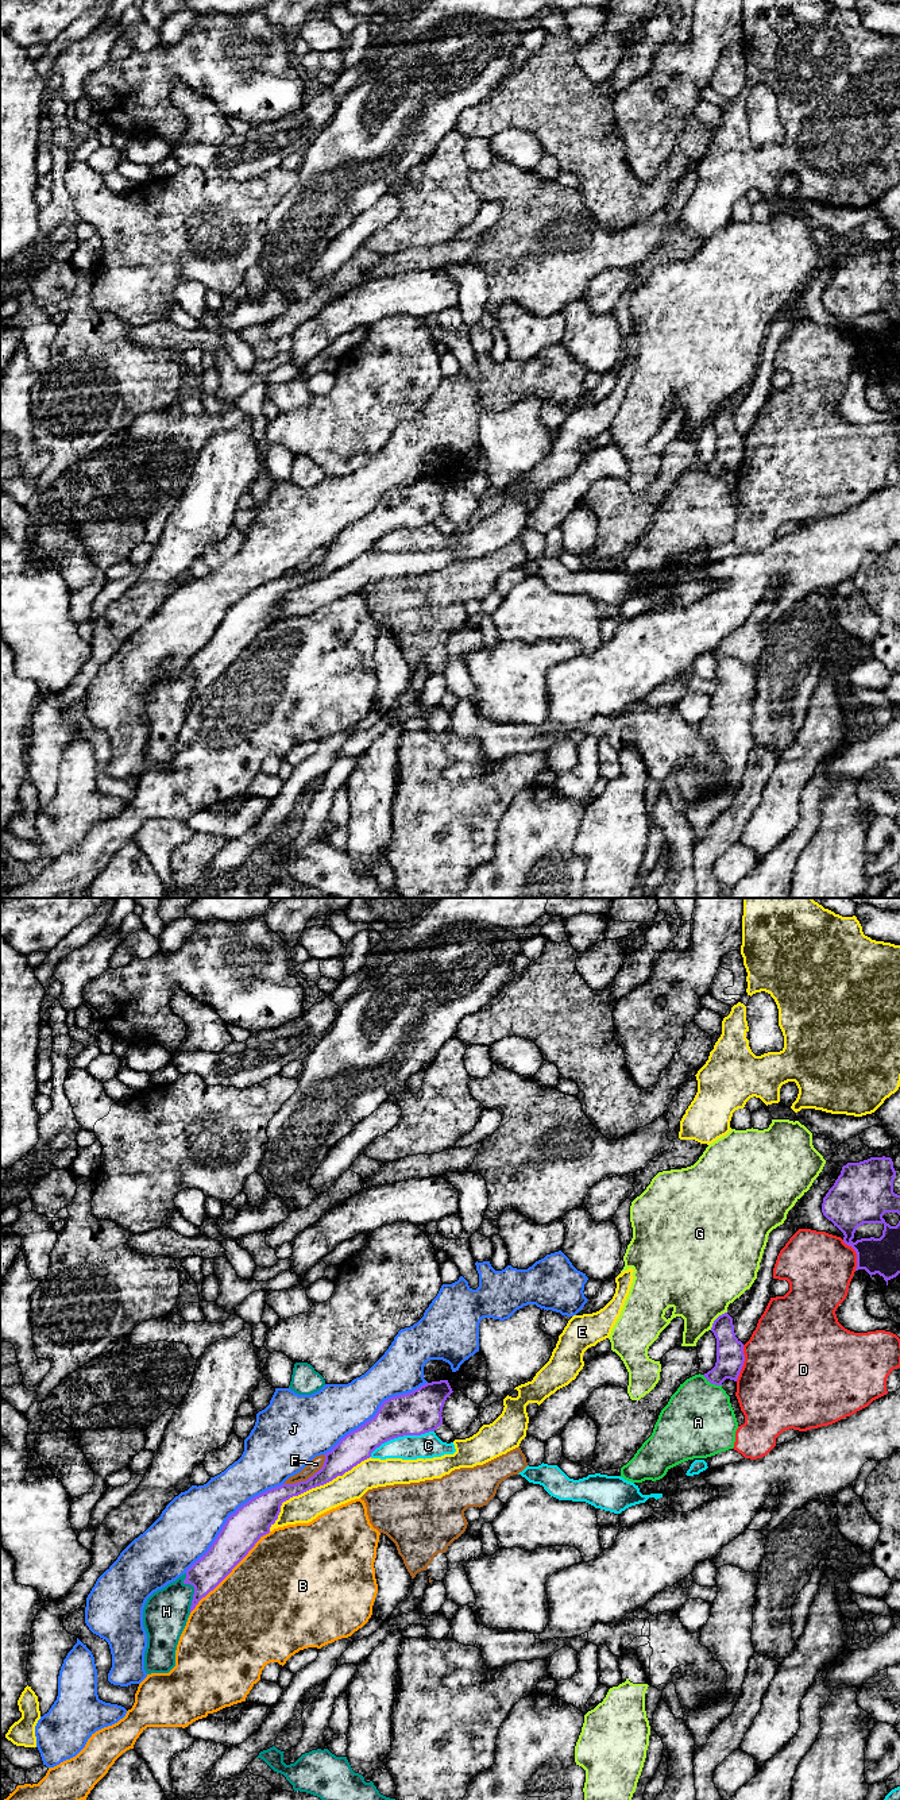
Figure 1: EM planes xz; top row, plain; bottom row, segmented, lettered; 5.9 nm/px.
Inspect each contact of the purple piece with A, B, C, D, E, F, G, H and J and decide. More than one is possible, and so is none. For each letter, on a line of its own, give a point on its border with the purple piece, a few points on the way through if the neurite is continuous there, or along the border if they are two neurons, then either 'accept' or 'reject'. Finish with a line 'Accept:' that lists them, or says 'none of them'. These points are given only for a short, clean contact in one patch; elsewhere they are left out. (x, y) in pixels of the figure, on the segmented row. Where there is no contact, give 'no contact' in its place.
A: contact xz (711, 1383); border xz (702, 1375), (711, 1383), (721, 1386); reject
B: contact xz (230, 1572); reject
C: contact xz (401, 1436); reject
D: contact xz (742, 1363); reject
E: contact xz (312, 1487); reject
F: contact xz (309, 1477); reject
G: contact xz (715, 1319); reject
H: contact xz (194, 1591); reject
J: contact xz (228, 1518); reject
Accept: none of them

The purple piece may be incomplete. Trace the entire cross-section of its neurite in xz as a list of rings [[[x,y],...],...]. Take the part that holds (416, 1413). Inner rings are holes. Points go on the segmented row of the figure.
[[[440,1380],[385,1400],[374,1418],[324,1454],[322,1468],[306,1481],[271,1488],[239,1507],[209,1550],[186,1570],[184,1584],[194,1587],[190,1612],[270,1533],[283,1502],[343,1476],[390,1439],[434,1431],[443,1425],[443,1407],[452,1392],[448,1380]]]

